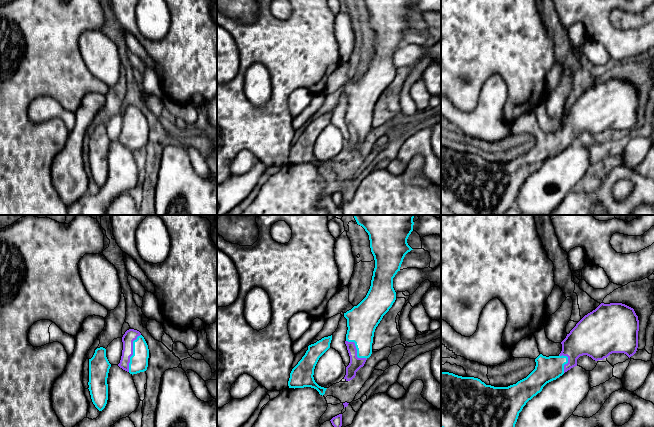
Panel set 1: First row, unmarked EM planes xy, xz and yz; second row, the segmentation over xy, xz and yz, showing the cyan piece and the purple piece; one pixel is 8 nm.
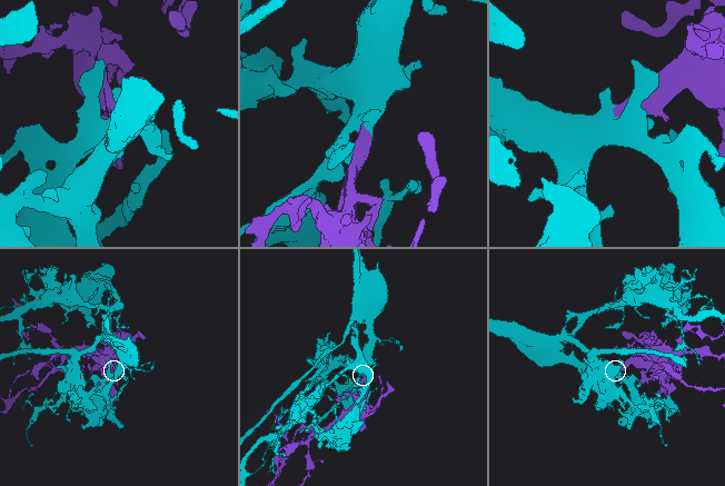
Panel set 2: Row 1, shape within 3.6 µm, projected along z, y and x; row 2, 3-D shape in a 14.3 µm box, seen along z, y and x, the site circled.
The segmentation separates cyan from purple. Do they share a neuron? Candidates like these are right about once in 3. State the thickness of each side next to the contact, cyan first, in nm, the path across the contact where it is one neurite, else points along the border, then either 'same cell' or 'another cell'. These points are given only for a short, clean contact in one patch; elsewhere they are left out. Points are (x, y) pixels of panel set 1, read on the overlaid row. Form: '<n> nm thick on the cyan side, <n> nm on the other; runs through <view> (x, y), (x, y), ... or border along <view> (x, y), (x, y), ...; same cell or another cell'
140 nm thick on the cyan side, 100 nm on the other; same cell

